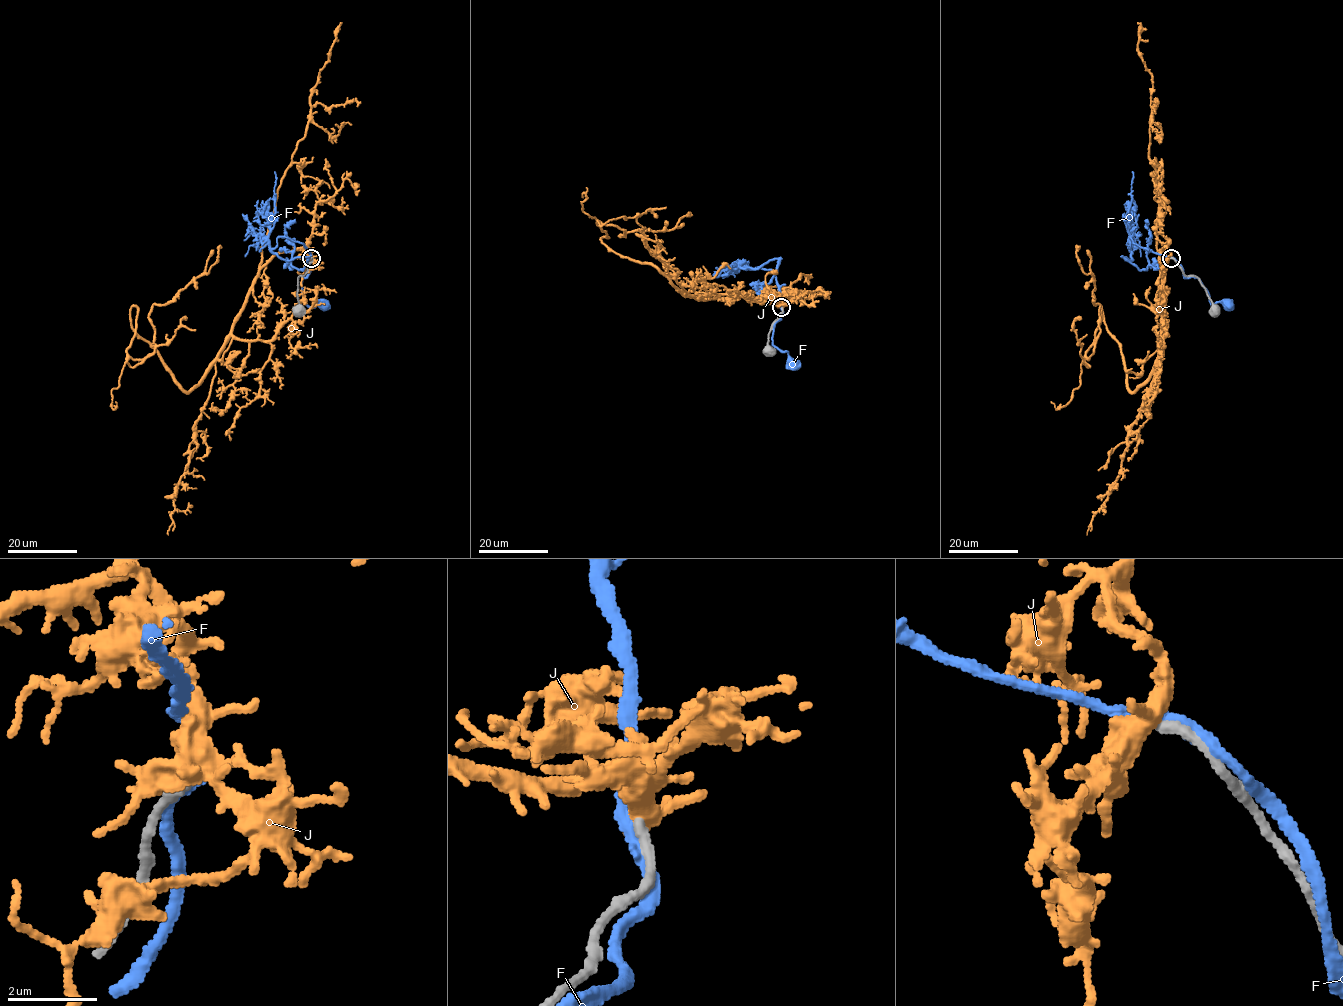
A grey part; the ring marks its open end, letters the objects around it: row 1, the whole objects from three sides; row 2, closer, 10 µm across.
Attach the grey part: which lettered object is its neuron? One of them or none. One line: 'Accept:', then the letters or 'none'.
Accept: none

